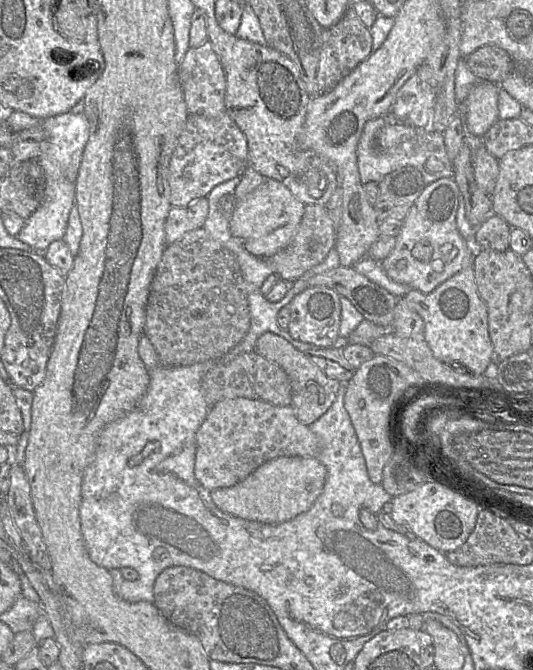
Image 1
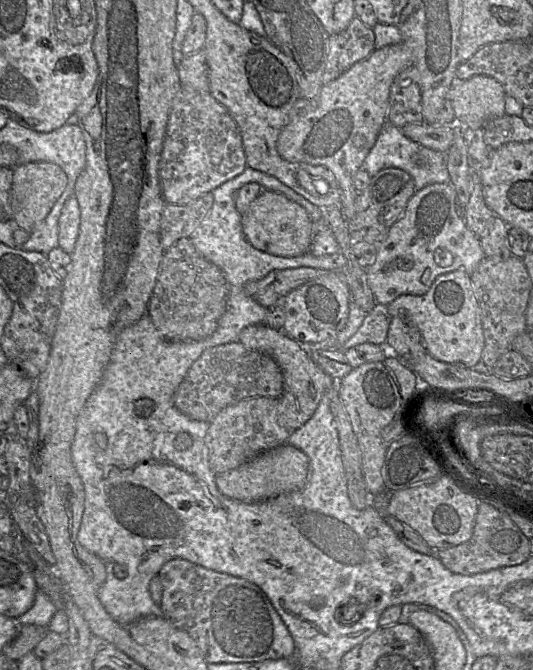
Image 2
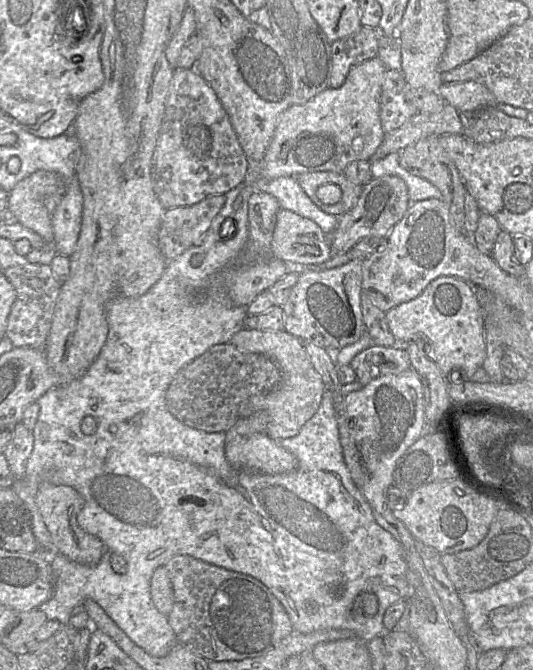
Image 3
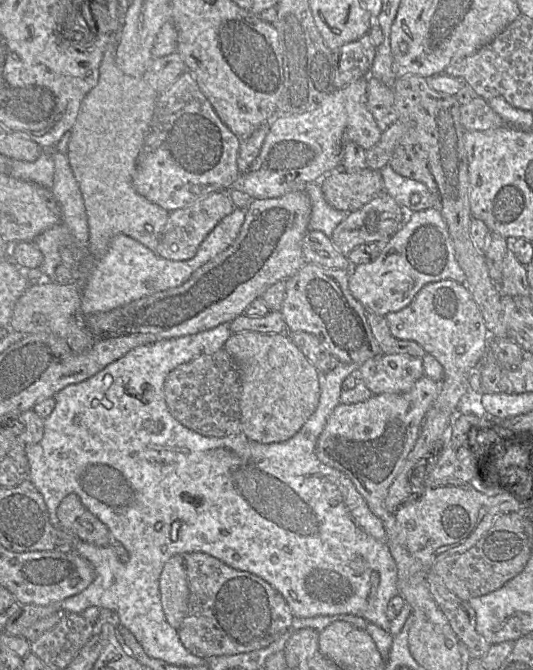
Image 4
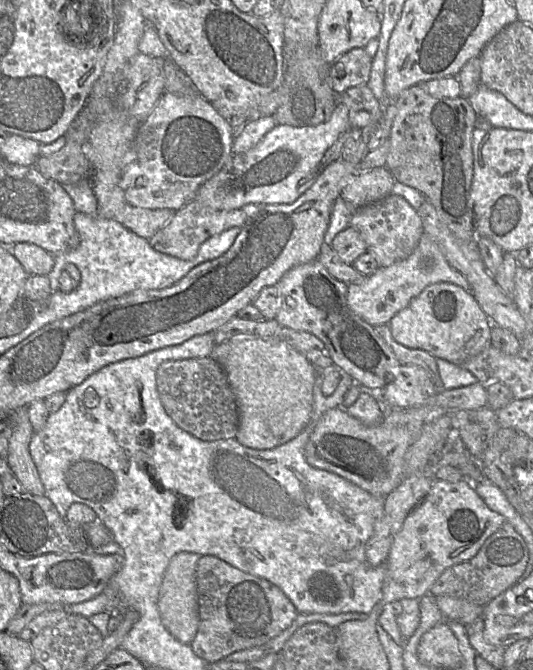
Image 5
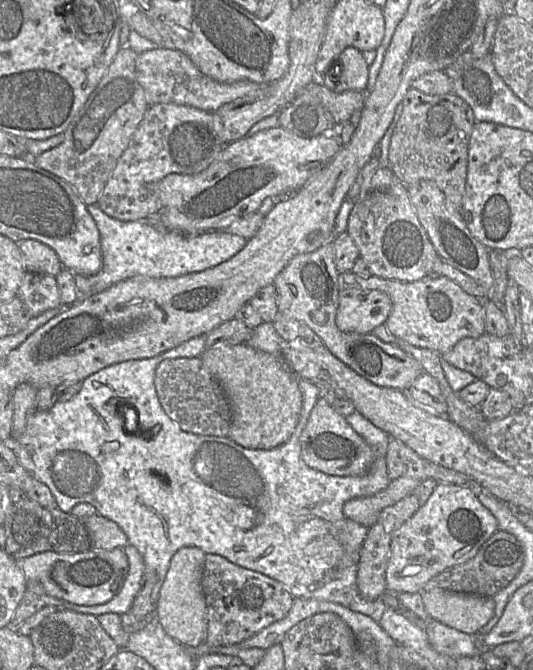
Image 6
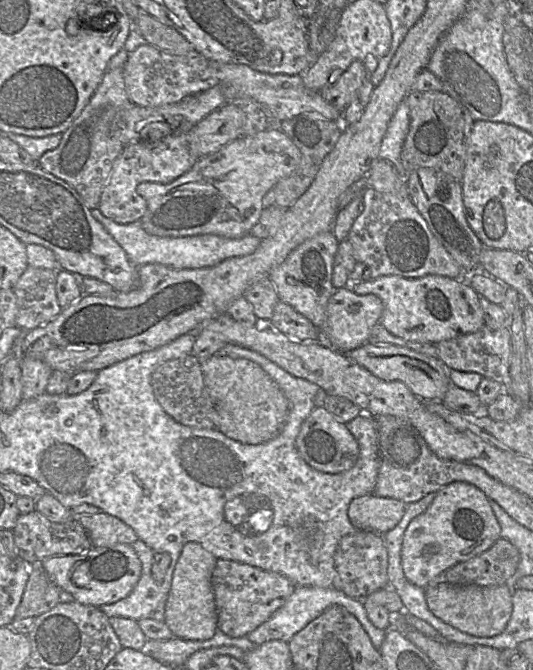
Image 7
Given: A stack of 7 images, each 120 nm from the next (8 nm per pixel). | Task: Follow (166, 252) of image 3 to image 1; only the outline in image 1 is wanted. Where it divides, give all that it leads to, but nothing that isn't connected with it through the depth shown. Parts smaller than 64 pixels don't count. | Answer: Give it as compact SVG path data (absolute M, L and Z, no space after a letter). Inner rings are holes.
M206 197L196 199L184 207L171 207L165 223L167 244L171 244L186 232L202 228L209 214Z

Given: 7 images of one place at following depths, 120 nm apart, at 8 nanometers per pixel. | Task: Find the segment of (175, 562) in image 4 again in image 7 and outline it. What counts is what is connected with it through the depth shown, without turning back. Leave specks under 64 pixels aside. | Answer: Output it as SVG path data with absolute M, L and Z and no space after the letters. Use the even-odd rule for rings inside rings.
M197 542L184 545L174 569L171 588L164 605L164 623L174 637L204 641L216 633L217 609L212 587L212 574L217 559Z

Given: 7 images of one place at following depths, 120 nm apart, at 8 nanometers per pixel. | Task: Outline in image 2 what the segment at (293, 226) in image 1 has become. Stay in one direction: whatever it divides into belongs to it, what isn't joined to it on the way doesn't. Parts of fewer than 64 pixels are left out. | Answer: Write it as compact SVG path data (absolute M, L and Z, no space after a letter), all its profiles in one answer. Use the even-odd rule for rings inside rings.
M263 190L241 215L243 233L254 248L267 254L290 258L310 253L314 239L314 221L302 206L285 195Z

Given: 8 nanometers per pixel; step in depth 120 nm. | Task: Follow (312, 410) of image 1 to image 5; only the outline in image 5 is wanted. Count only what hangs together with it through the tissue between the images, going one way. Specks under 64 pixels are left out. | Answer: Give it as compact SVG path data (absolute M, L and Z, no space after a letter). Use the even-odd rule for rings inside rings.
M243 336L215 345L211 354L225 371L234 393L239 422L236 439L242 445L272 449L295 438L311 418L317 369L305 356L278 338Z

